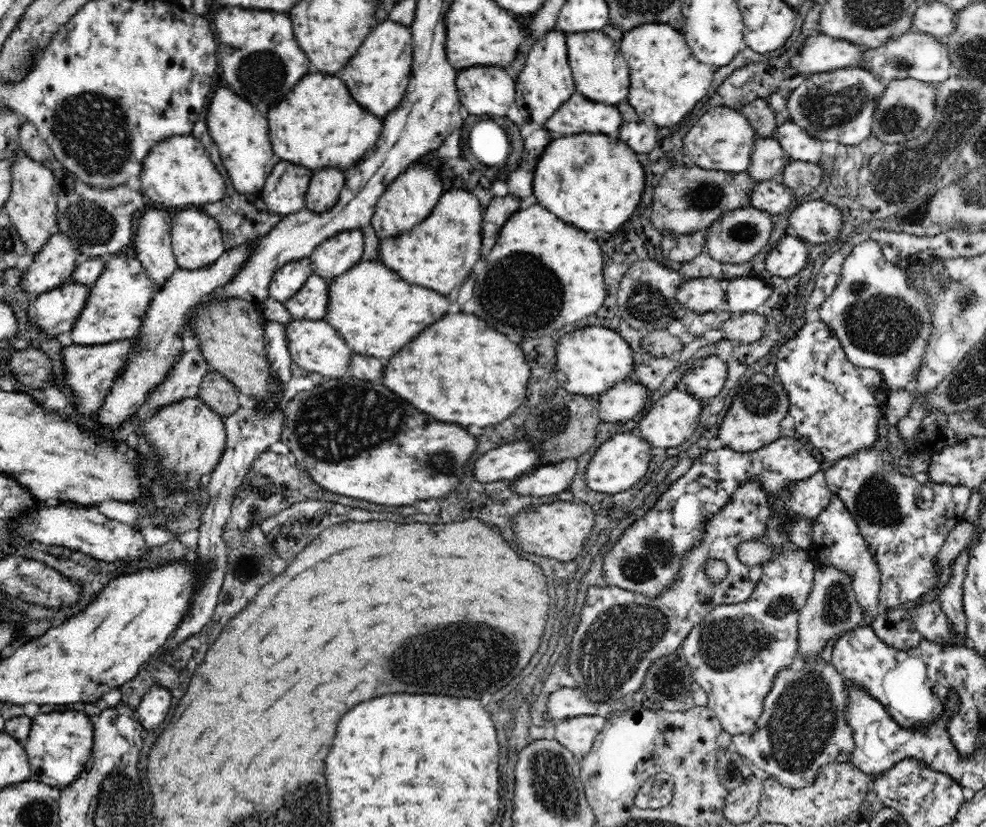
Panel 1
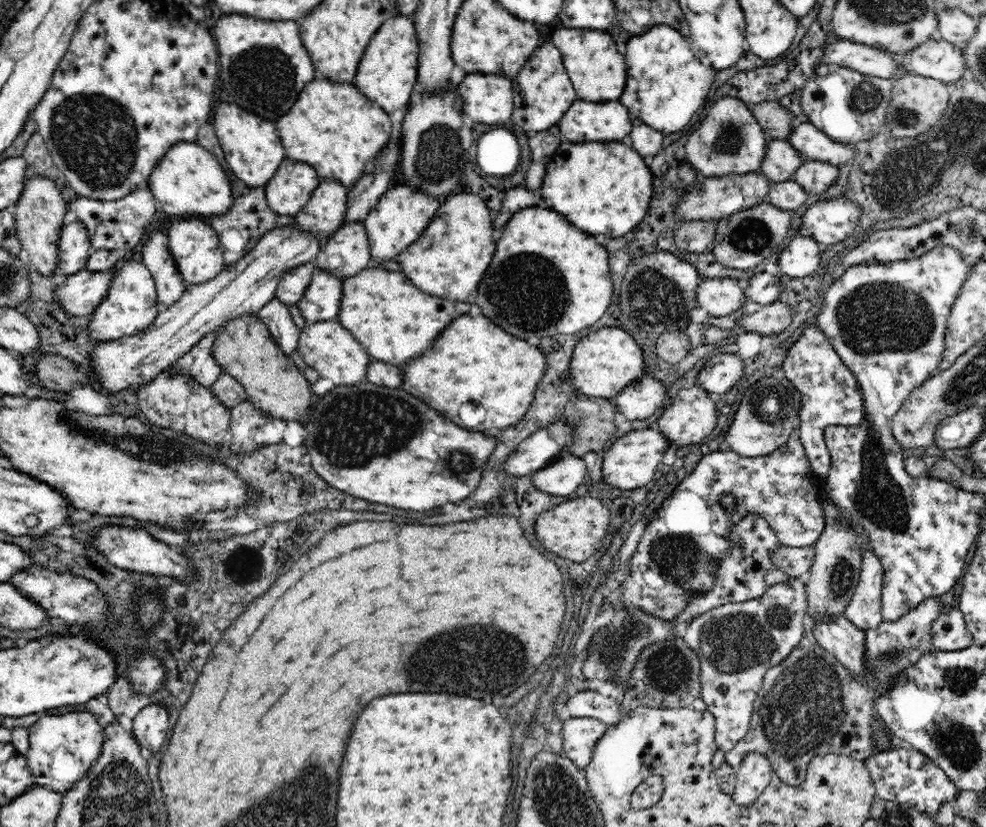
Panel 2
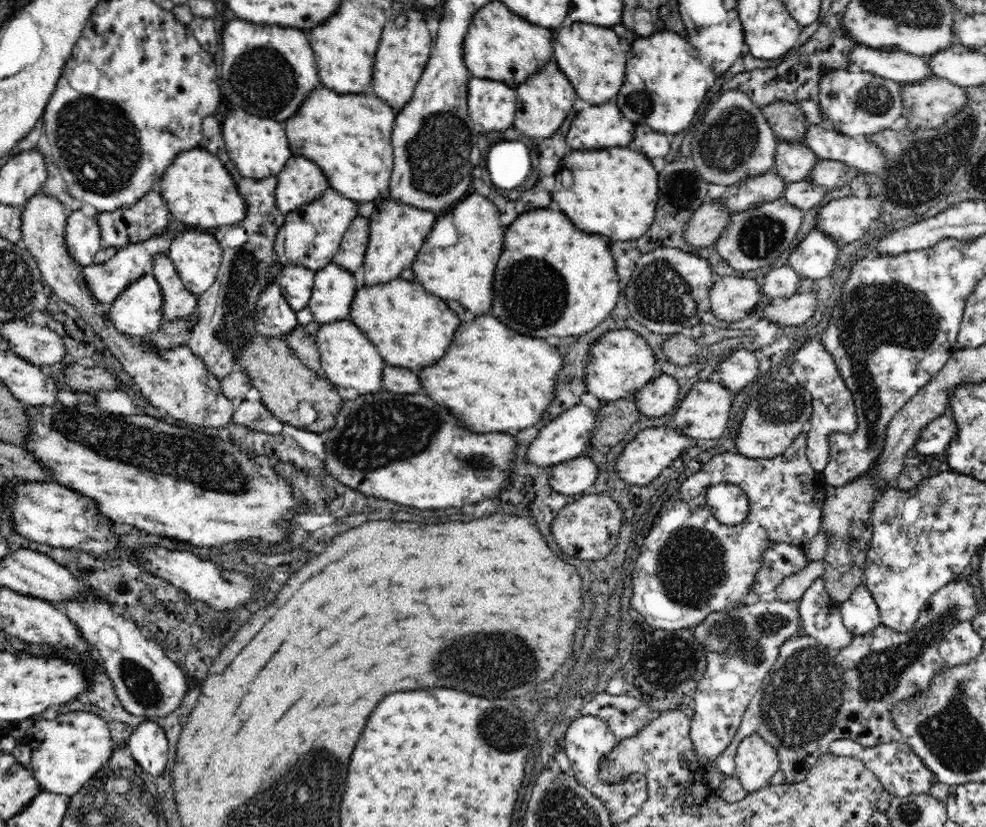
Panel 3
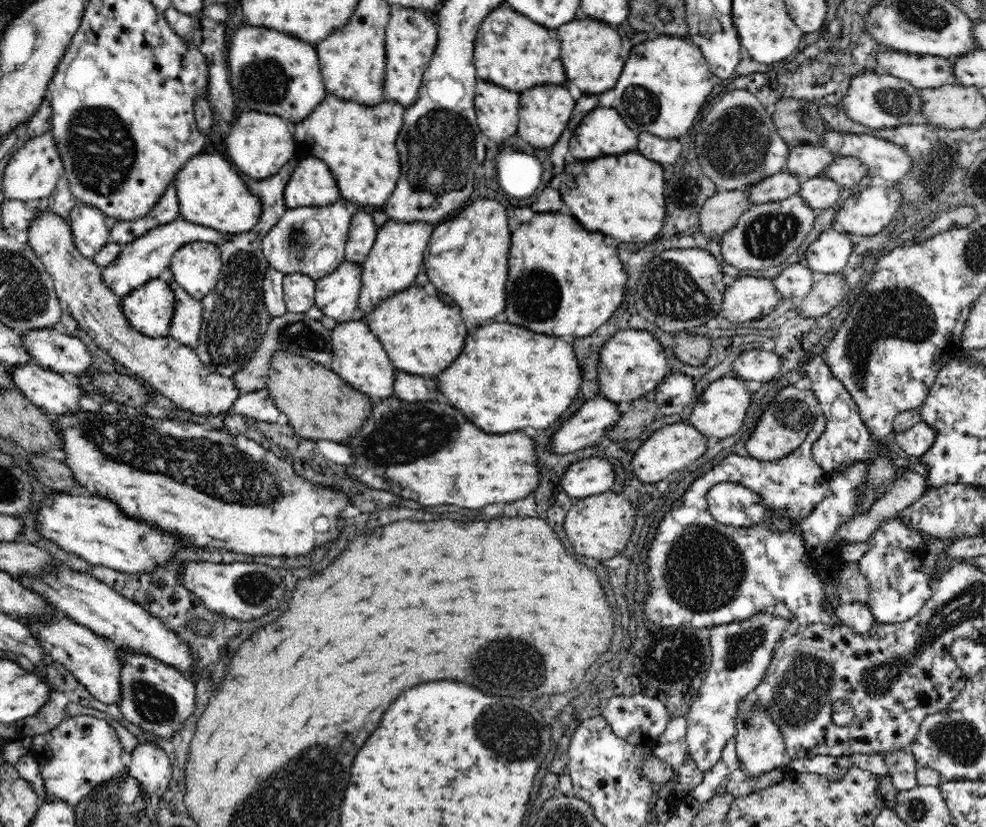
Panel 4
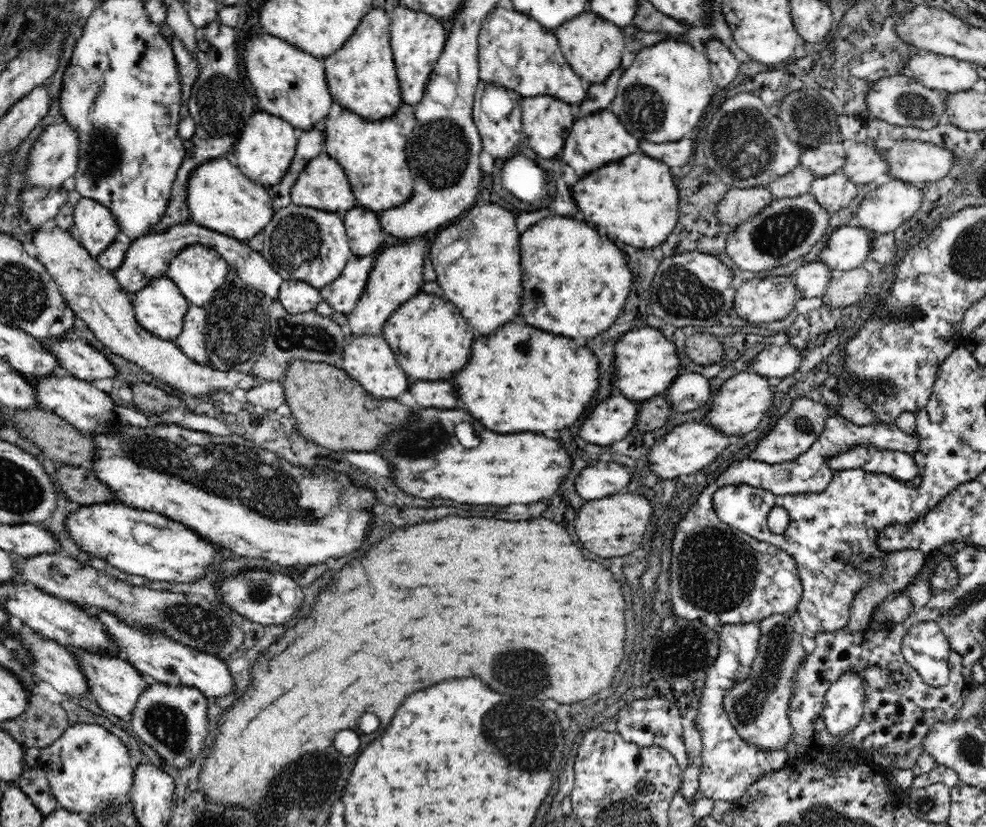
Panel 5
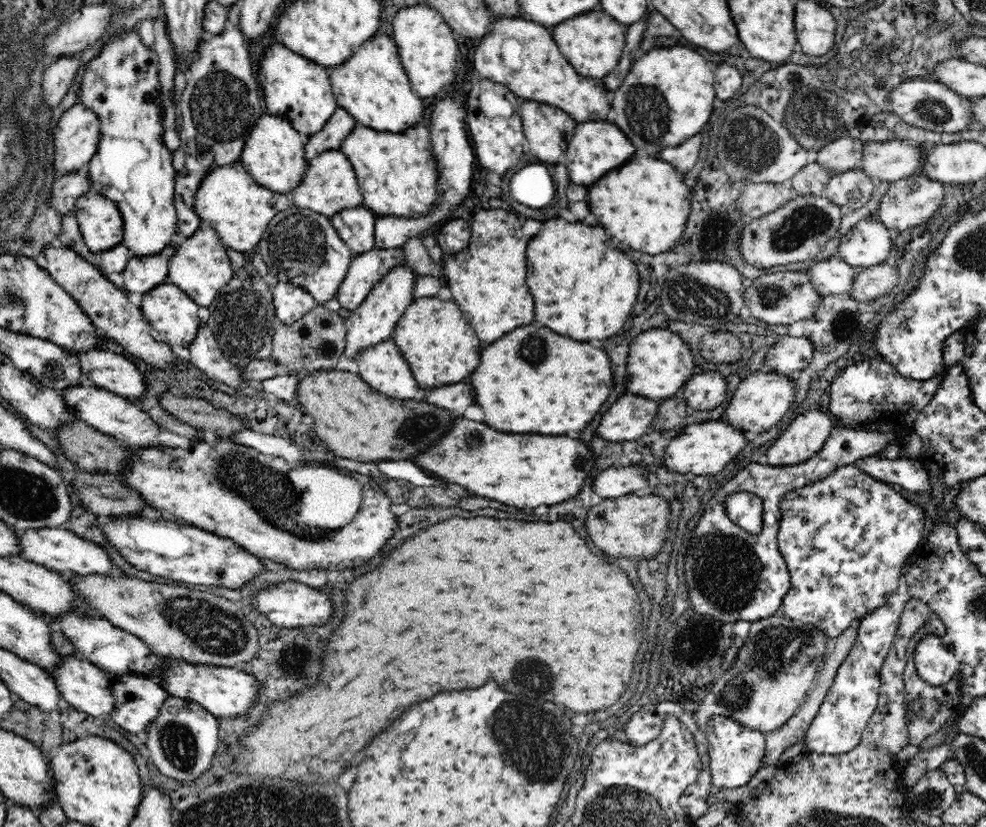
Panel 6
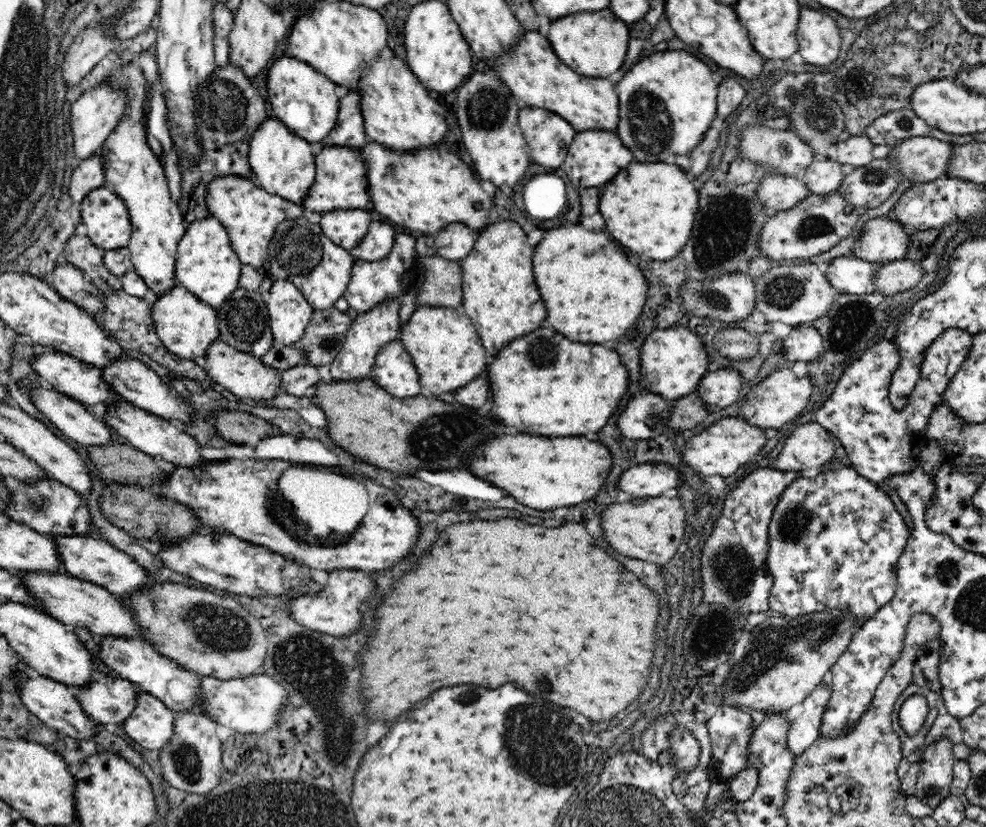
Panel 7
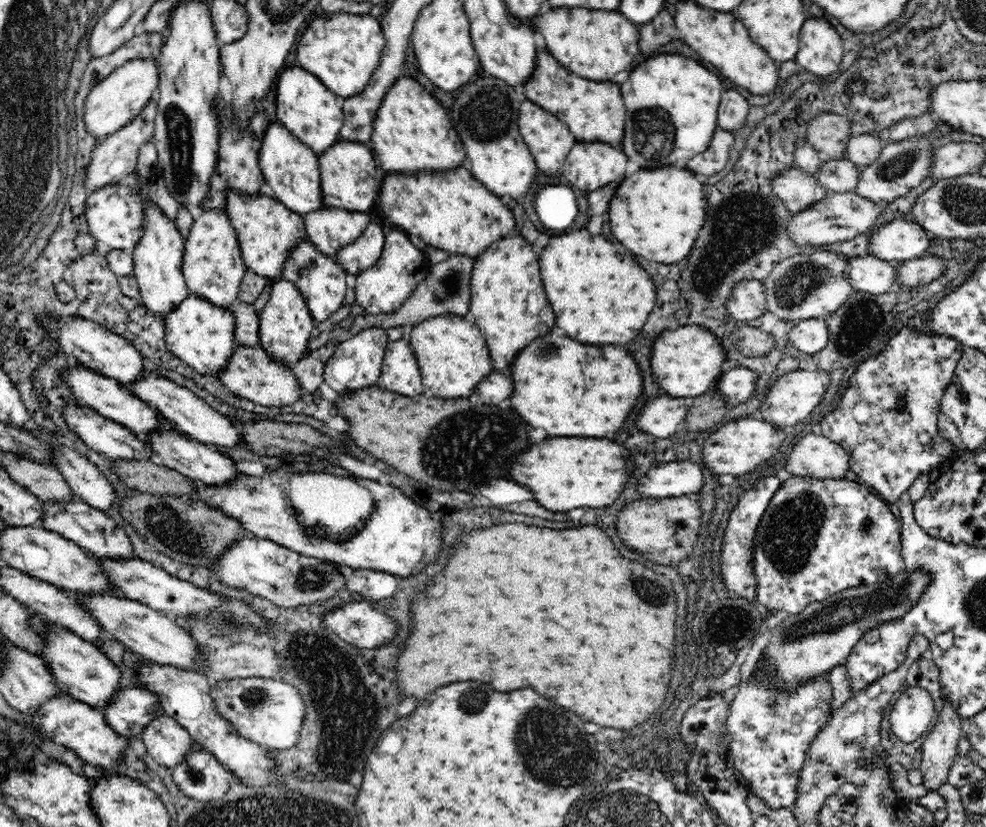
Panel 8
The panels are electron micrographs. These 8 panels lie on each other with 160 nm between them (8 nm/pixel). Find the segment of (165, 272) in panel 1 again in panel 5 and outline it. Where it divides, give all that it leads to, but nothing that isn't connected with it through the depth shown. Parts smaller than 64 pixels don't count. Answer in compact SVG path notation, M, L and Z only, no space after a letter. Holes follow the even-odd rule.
M190 305L187 308L186 317L182 320L182 330L176 338L179 349L194 362L202 366L209 366L206 352L205 326L207 321L206 311L200 306Z

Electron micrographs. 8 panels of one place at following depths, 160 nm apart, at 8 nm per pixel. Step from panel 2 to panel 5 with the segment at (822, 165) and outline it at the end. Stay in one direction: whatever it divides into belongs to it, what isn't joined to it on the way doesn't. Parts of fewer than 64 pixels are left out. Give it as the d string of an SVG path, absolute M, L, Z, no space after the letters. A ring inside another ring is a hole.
M871 142L855 143L848 148L846 164L841 168L842 173L862 186L874 183L877 176L887 173L886 160L879 156L878 149Z

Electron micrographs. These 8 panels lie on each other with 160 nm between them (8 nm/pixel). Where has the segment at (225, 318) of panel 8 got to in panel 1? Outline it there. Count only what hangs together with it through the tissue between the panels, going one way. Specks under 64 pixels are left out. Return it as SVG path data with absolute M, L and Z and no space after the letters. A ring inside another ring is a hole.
M117 255L106 257L102 275L87 292L83 310L71 328L73 344L108 345L114 341L134 339L138 335L139 324L142 323L151 296L157 289L137 259Z

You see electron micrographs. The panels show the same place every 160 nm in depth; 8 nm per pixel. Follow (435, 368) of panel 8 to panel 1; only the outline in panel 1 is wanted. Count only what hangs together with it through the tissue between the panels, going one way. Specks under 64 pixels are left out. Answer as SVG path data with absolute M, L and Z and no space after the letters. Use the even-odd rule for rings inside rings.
M378 260L360 261L344 275L329 280L327 298L327 314L323 319L338 331L339 336L354 353L374 358L390 358L390 354L394 354L398 346L406 346L406 342L410 342L410 338L414 338L418 330L424 330L426 326L430 326L430 322L442 318L450 308L447 296L444 298L437 292L404 282L398 274L388 270Z

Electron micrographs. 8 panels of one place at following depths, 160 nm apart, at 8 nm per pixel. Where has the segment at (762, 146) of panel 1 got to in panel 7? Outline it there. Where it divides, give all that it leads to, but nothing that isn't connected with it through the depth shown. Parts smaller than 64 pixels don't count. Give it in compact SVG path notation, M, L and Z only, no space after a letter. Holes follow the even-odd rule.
M864 134L856 136L844 136L836 144L837 161L843 164L850 164L854 168L866 166L872 162L872 150L874 143Z

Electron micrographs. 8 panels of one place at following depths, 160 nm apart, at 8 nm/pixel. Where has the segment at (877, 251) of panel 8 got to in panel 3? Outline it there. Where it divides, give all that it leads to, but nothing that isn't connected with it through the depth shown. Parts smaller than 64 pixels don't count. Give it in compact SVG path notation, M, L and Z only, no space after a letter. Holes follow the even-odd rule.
M814 228L790 254L788 266L802 279L820 282L820 278L832 274L836 262L844 258L840 250L836 241Z

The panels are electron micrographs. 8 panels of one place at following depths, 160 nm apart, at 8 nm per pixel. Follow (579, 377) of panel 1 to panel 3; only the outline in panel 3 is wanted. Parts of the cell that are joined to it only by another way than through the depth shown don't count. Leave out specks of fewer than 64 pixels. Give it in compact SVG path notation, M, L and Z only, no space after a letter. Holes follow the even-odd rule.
M626 328L612 330L590 346L590 358L586 358L583 368L583 381L588 392L592 392L602 403L633 398L636 392L658 375L655 366L654 351L642 335Z

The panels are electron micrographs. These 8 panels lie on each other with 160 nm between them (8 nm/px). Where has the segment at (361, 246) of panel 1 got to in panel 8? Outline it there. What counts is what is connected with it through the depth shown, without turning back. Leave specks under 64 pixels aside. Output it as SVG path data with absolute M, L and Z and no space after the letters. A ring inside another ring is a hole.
M322 208L314 210L314 212L308 212L308 214L303 215L303 218L305 219L306 236L309 240L313 240L317 244L319 251L332 256L336 256L340 250L356 242L366 230L366 226L371 223L367 213L332 208Z

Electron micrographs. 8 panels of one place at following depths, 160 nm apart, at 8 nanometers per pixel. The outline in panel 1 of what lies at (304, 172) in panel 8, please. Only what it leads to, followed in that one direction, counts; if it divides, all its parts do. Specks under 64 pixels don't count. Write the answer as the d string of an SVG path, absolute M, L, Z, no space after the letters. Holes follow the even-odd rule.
M227 86L219 88L211 99L207 109L207 127L234 189L240 194L260 192L278 161L274 160L274 152L270 150L270 138L266 138L266 118Z

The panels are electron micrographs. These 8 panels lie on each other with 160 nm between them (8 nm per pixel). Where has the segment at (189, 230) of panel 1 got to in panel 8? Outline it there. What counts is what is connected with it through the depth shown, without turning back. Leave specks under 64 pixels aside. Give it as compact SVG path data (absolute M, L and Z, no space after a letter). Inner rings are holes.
M220 209L197 211L183 251L182 273L189 292L219 308L232 308L239 300L239 284L247 270L238 238L226 212Z

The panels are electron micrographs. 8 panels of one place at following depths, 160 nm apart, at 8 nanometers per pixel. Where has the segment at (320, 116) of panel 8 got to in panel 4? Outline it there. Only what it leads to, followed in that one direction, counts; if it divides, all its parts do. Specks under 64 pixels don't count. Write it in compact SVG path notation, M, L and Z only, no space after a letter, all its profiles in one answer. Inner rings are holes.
M242 26L228 44L228 73L234 94L259 113L278 114L290 123L302 122L328 93L322 80L318 53L310 44L288 34Z

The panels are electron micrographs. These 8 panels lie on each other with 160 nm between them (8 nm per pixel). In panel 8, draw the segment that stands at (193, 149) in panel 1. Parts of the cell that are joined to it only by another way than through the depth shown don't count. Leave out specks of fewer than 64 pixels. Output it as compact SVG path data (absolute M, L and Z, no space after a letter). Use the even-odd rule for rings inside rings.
M237 189L227 192L223 212L226 212L230 224L234 227L247 269L270 281L282 278L283 264L287 261L288 251L296 240L307 237L303 215L265 194L246 193Z

